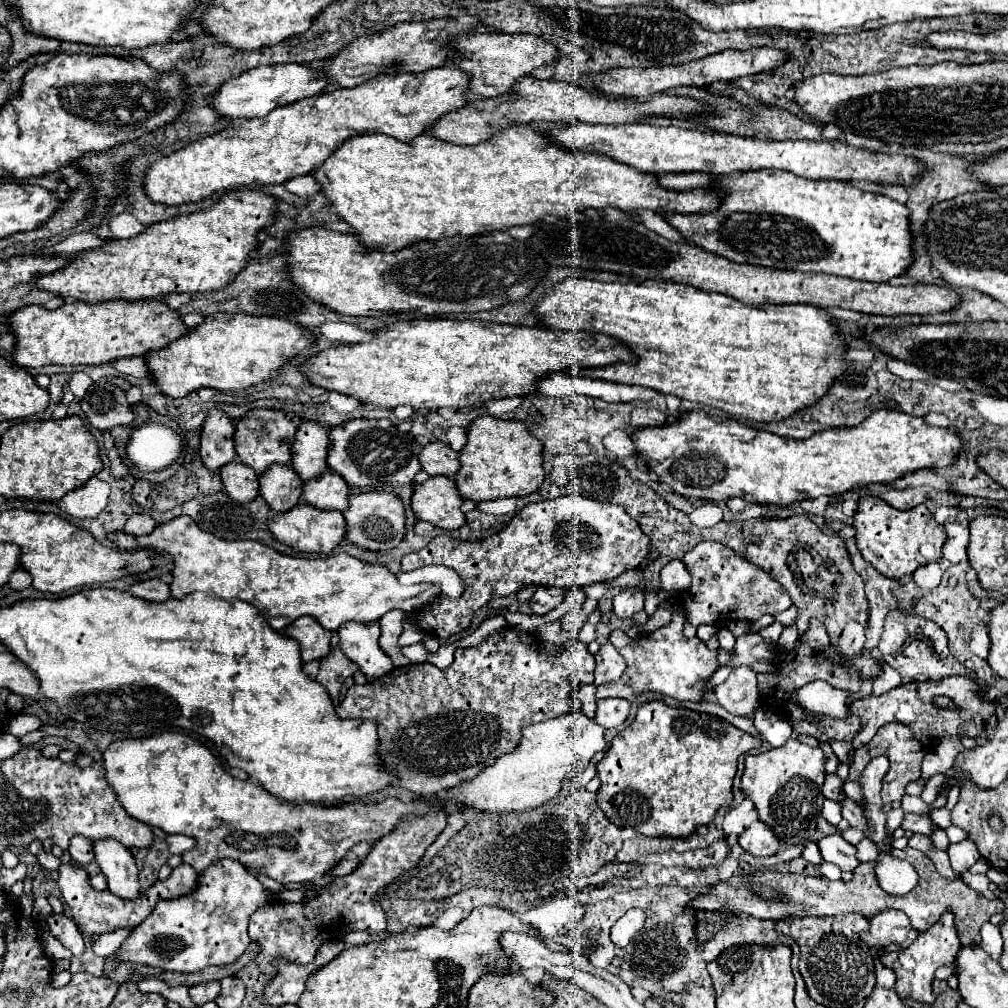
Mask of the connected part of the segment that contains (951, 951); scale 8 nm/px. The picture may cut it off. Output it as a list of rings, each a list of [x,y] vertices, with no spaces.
[[[945,913],[941,917],[941,921],[935,923],[931,929],[927,929],[925,933],[921,933],[911,943],[909,949],[901,949],[901,951],[895,951],[895,953],[883,951],[879,961],[883,963],[883,967],[889,967],[897,975],[895,991],[897,991],[899,999],[915,999],[915,1001],[921,1001],[921,1003],[933,1003],[933,991],[931,991],[933,973],[941,965],[951,965],[959,947],[961,947],[961,943],[959,943],[959,937],[957,937],[957,929],[953,929],[953,915]]]

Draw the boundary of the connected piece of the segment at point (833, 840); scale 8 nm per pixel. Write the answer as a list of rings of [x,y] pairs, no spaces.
[[[835,833],[835,835],[829,835],[829,837],[823,837],[819,839],[819,849],[821,849],[821,855],[827,863],[833,863],[837,865],[841,871],[853,871],[859,861],[855,857],[855,847],[851,843],[847,843],[841,833]]]

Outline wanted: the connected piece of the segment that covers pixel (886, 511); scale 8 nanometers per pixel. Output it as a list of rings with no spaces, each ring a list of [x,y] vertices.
[[[865,495],[859,501],[859,511],[855,513],[853,521],[857,529],[857,547],[863,559],[889,579],[903,579],[913,575],[917,567],[941,559],[941,547],[947,539],[945,527],[933,519],[925,505],[917,505],[909,511],[899,511],[877,497]]]

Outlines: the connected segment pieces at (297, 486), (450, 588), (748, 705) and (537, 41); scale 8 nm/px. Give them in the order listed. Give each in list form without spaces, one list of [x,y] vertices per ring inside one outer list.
[[[273,465],[259,477],[261,497],[275,513],[285,513],[301,501],[303,481],[289,465]]]
[[[429,565],[417,571],[409,571],[409,573],[399,573],[397,579],[401,583],[433,583],[437,587],[441,587],[441,593],[457,599],[461,595],[461,591],[465,589],[465,585],[461,581],[457,581],[457,573],[449,567],[441,567],[441,565]]]
[[[749,667],[733,669],[725,683],[713,687],[713,697],[729,713],[739,717],[753,717],[759,707],[755,673]]]
[[[477,33],[477,35],[461,35],[459,41],[459,59],[455,59],[455,63],[459,61],[459,69],[471,73],[471,85],[469,91],[473,97],[497,97],[503,93],[509,93],[513,89],[513,85],[521,79],[531,75],[535,69],[543,67],[543,65],[553,65],[557,61],[557,47],[551,45],[549,41],[537,37],[537,35],[507,35],[507,33]]]

